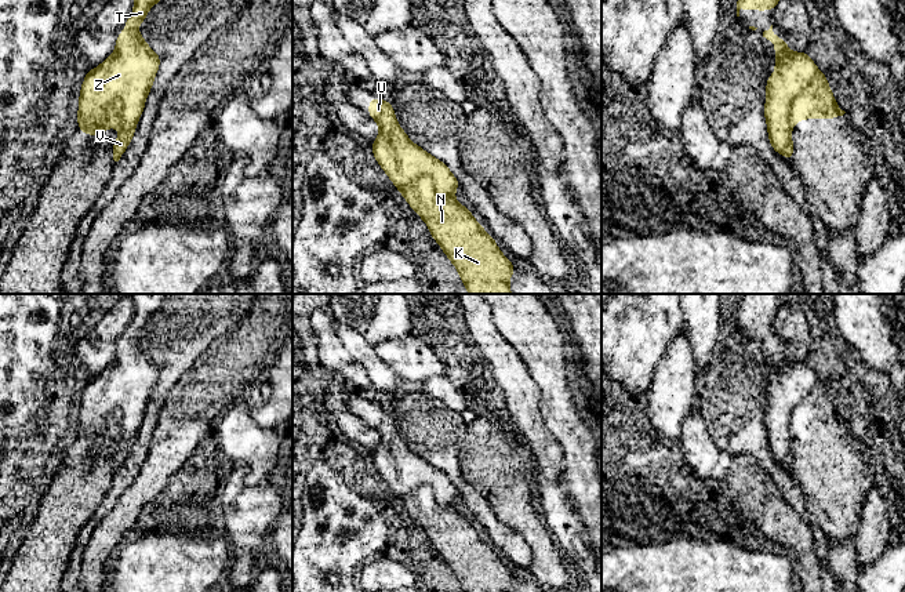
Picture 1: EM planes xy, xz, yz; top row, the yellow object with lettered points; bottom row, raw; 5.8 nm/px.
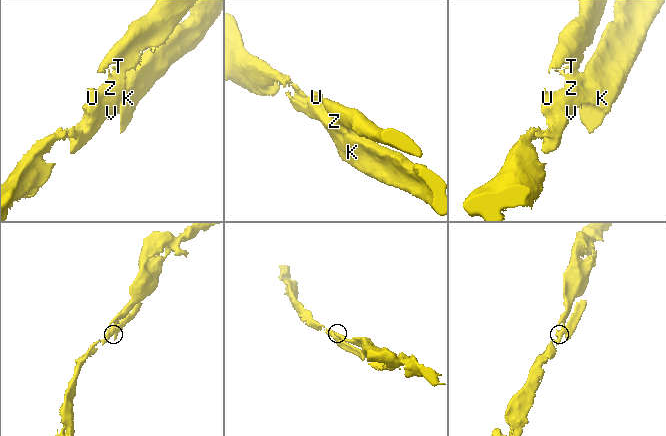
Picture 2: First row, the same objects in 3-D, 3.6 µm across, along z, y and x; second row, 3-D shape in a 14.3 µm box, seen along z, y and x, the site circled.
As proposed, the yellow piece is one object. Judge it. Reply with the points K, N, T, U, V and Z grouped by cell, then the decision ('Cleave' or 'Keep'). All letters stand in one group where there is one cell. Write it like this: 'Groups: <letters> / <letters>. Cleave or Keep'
Groups: K N V / T U Z. Cleave

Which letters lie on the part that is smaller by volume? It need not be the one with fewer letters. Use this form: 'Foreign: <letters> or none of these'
Foreign: K, N, V

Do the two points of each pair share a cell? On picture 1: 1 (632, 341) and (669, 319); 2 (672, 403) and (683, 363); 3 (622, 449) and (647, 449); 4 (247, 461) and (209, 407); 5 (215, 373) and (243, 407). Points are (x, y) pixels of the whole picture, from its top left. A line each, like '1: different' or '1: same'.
1: same
2: same
3: same
4: different
5: different

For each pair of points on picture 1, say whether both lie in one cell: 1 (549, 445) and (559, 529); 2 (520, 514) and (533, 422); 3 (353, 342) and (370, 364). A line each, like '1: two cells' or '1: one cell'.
1: one cell
2: two cells
3: one cell

